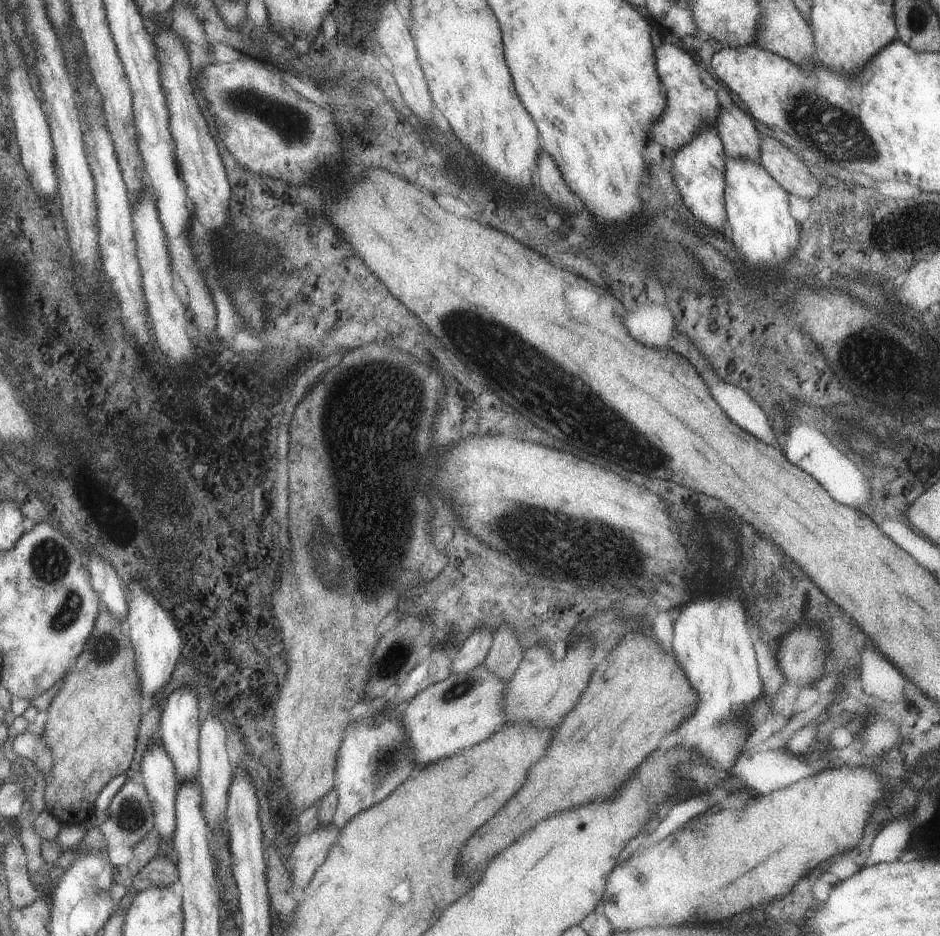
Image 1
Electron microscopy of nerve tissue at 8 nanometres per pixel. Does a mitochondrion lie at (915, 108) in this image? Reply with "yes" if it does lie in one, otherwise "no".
no

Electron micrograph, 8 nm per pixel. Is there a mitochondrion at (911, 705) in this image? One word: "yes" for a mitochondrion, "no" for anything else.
no

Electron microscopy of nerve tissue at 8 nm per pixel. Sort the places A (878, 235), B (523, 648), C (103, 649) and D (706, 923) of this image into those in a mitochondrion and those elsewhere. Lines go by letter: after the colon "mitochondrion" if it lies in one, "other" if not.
A: other
B: other
C: mitochondrion
D: other

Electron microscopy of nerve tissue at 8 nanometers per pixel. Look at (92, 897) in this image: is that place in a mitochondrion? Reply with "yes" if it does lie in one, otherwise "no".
yes

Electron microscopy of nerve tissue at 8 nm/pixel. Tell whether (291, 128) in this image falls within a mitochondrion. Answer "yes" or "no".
yes

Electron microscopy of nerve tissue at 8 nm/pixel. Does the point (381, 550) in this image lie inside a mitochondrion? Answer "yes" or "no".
yes

